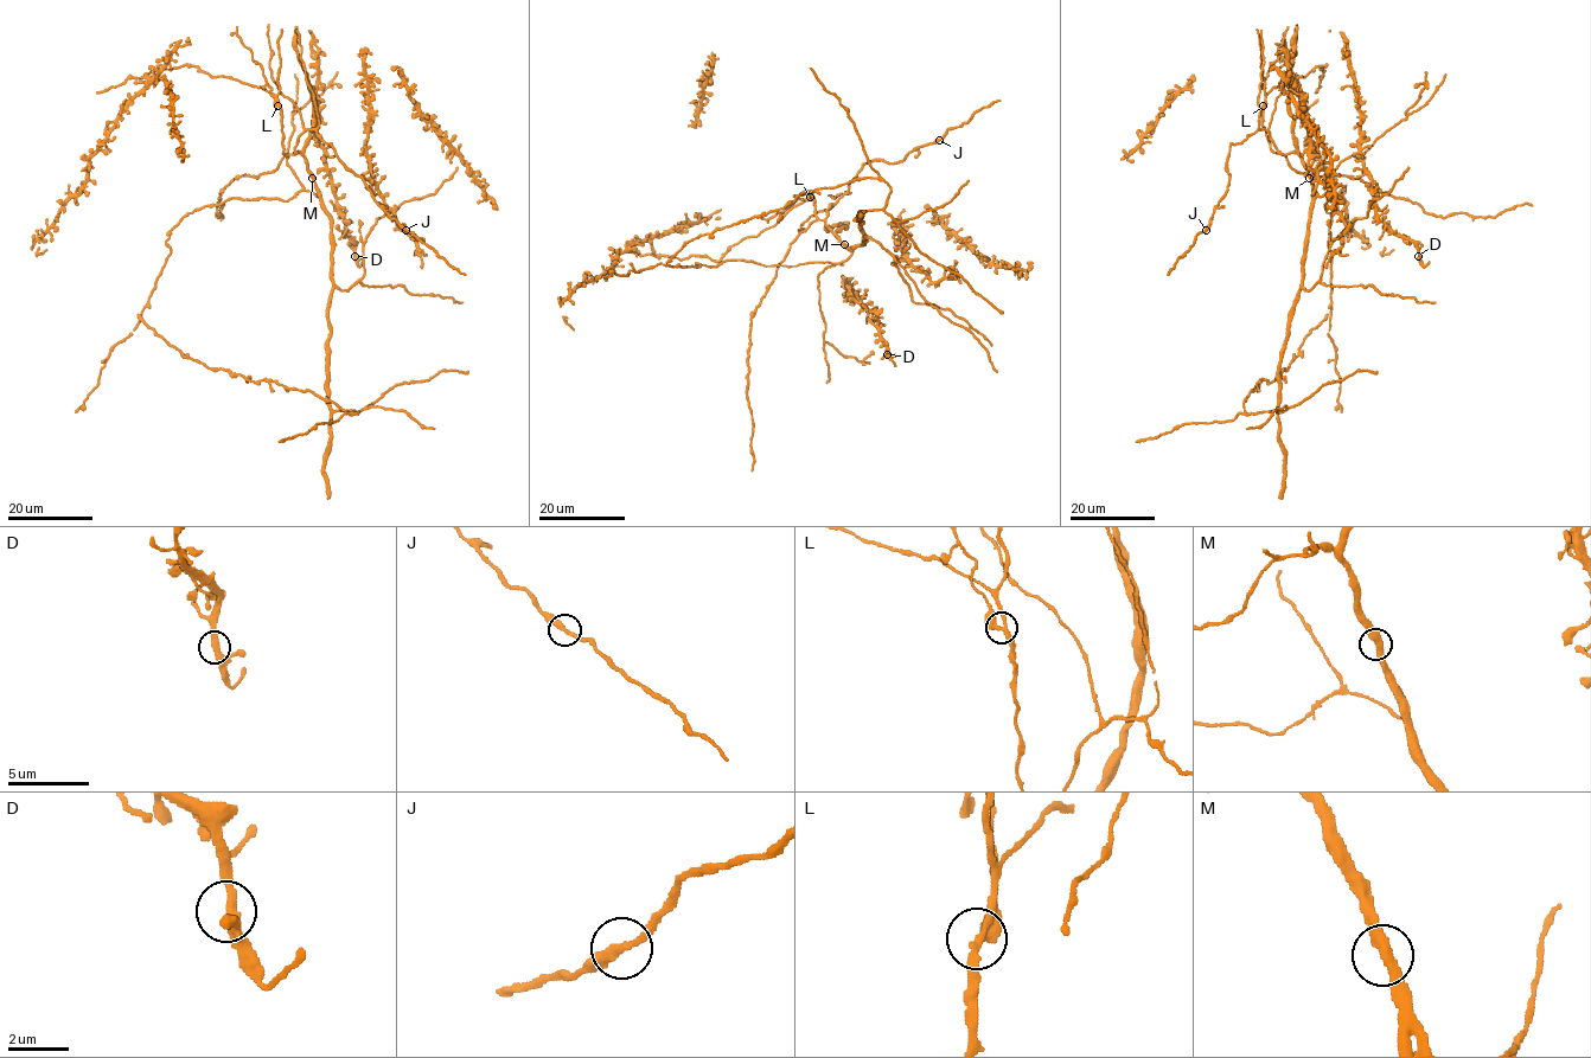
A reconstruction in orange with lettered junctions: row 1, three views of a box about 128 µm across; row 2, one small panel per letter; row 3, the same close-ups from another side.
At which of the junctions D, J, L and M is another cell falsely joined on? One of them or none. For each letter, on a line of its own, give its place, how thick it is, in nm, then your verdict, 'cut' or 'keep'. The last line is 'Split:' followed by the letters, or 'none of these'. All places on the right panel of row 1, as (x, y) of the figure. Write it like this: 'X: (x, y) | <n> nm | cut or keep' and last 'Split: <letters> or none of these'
D: (1418, 256) | 360 nm | keep
J: (1206, 230) | 320 nm | keep
L: (1263, 106) | 360 nm | cut
M: (1309, 178) | 420 nm | keep
Split: L

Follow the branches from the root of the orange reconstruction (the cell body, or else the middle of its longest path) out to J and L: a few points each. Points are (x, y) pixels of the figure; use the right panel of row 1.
J: (1310, 177), (1297, 153), (1279, 153), (1270, 134), (1257, 129), (1230, 147), (1227, 191), (1206, 230)
L: (1310, 177), (1297, 153), (1279, 154), (1270, 148), (1262, 123), (1263, 106)

